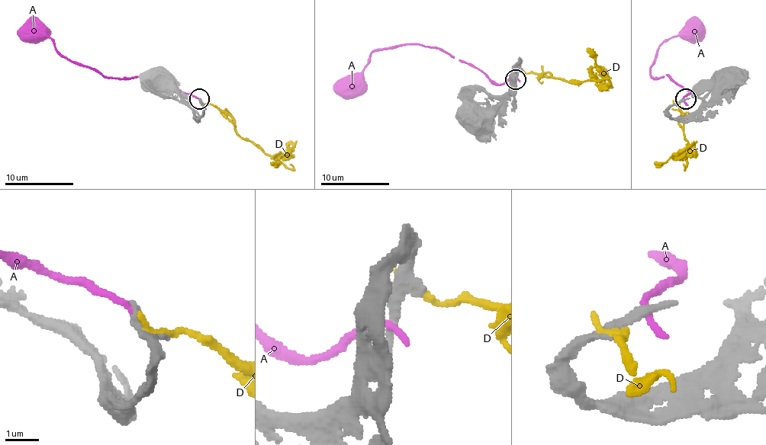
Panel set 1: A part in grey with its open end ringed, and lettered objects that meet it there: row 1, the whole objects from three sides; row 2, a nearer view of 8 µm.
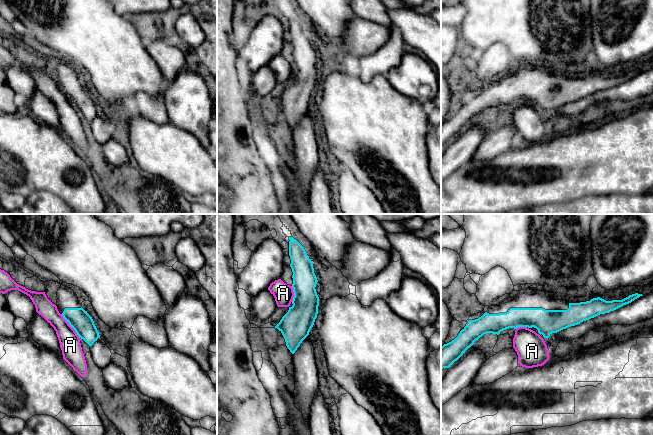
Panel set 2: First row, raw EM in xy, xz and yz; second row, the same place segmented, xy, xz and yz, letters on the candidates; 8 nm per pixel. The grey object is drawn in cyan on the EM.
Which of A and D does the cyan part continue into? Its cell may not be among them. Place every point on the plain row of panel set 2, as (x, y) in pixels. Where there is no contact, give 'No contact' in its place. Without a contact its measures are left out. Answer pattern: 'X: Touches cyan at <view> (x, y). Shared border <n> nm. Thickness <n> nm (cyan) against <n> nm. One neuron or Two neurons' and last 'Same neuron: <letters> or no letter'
A: Touches cyan at xy (70, 101). Shared border 240 nm. Thickness 170 nm (cyan) against 160 nm. Two neurons
D: No contact. Two neurons
Same neuron: no letter

